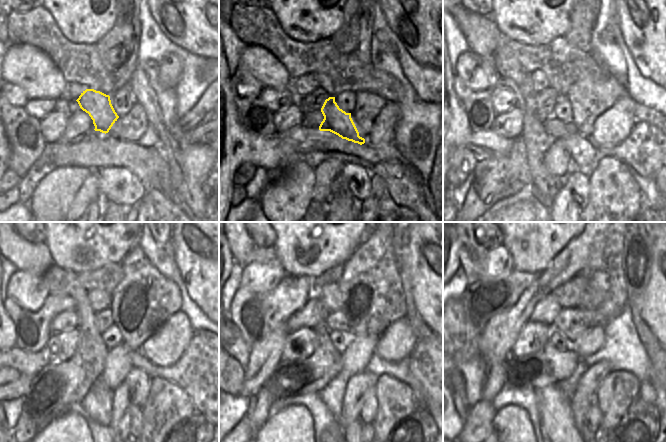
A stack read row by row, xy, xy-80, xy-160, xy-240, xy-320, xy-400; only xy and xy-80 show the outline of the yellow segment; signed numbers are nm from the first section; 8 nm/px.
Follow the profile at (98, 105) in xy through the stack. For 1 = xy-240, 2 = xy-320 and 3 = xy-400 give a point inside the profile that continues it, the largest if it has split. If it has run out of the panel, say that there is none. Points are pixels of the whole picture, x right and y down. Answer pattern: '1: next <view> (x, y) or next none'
1: next xy-240 (139, 383)
2: next xy-320 (368, 412)
3: next xy-400 (592, 423)

